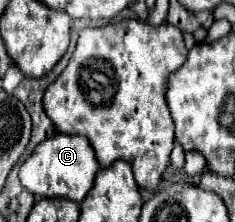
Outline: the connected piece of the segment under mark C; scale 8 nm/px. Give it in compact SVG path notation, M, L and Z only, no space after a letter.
M56 133L48 137L48 141L40 143L32 151L32 155L20 165L20 181L28 191L32 191L38 197L58 197L80 203L92 189L98 169L100 165L86 137Z

